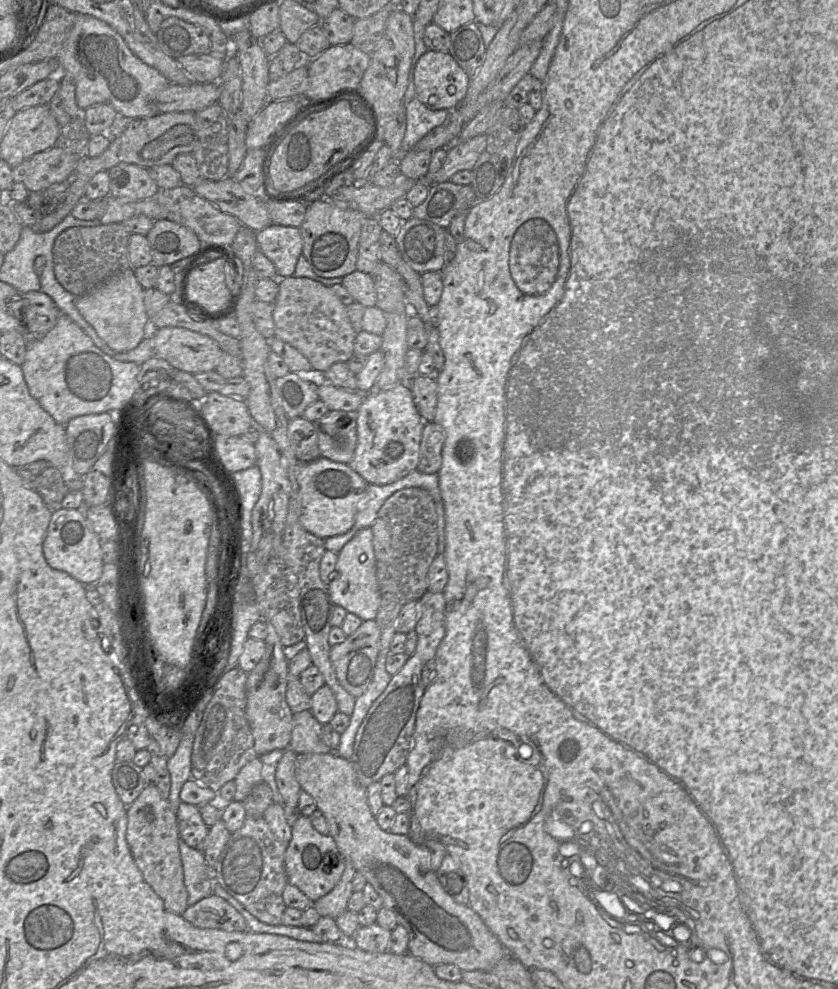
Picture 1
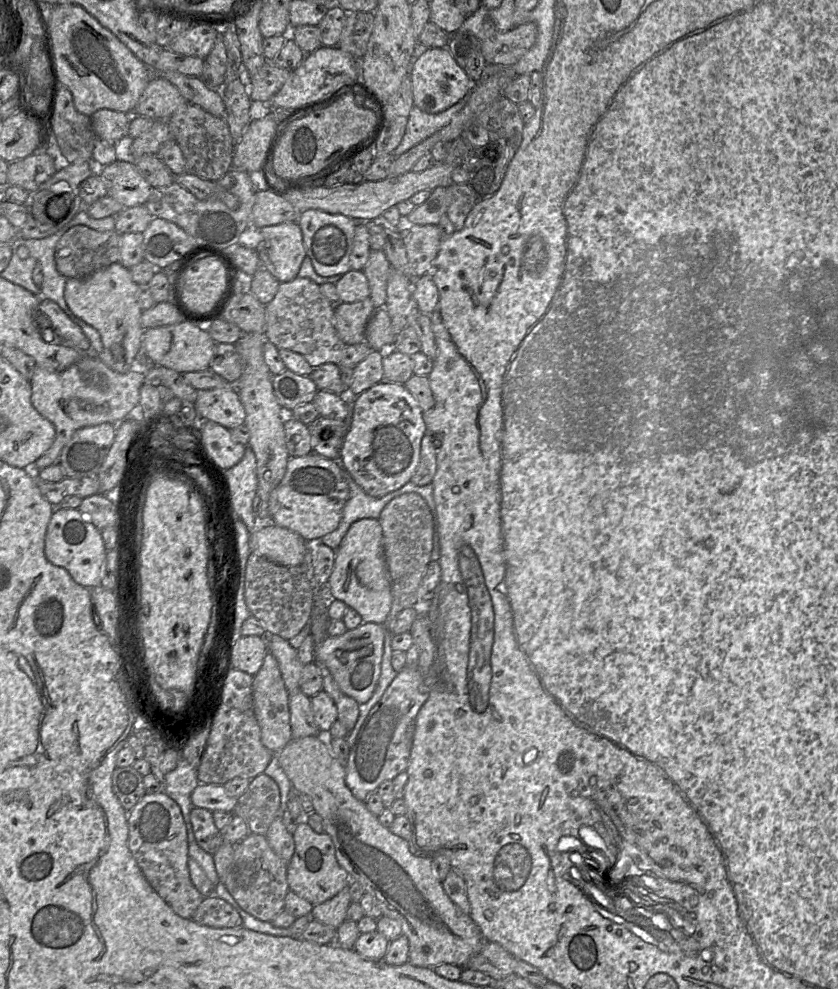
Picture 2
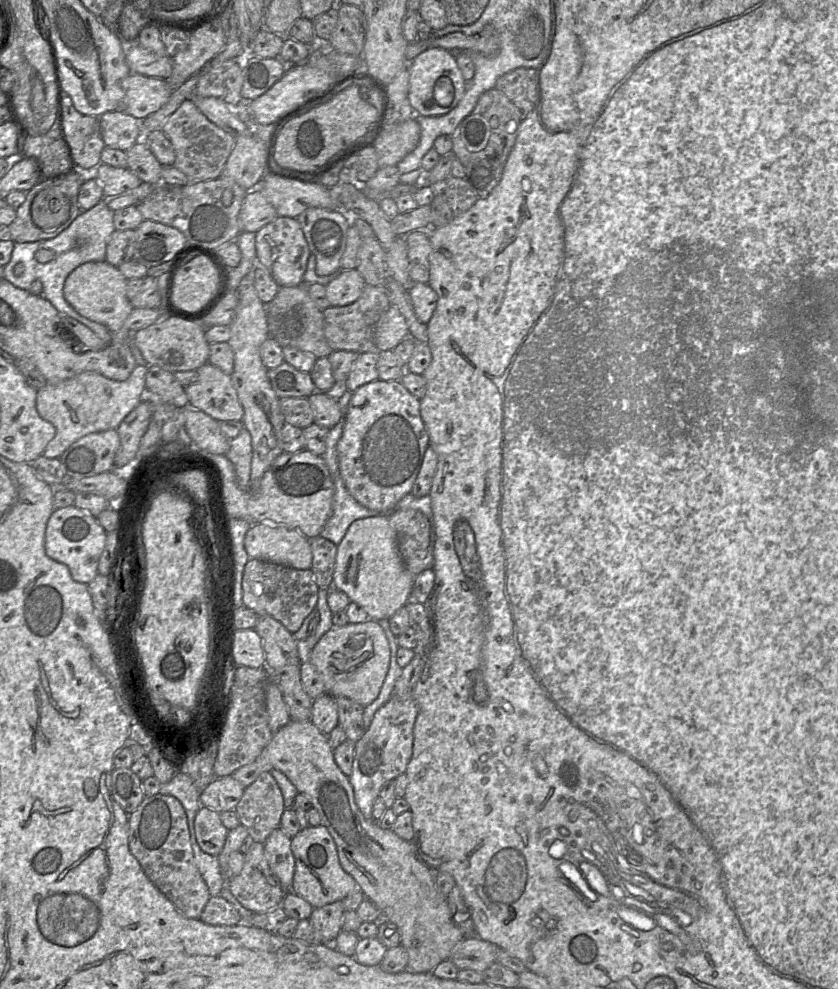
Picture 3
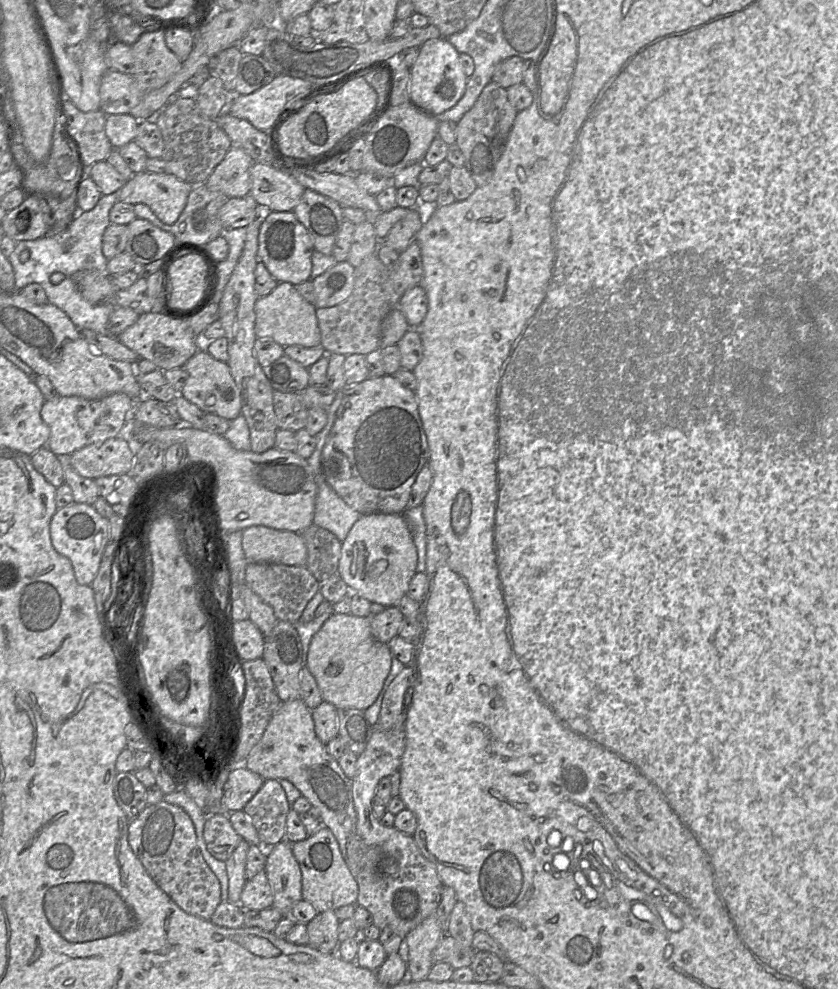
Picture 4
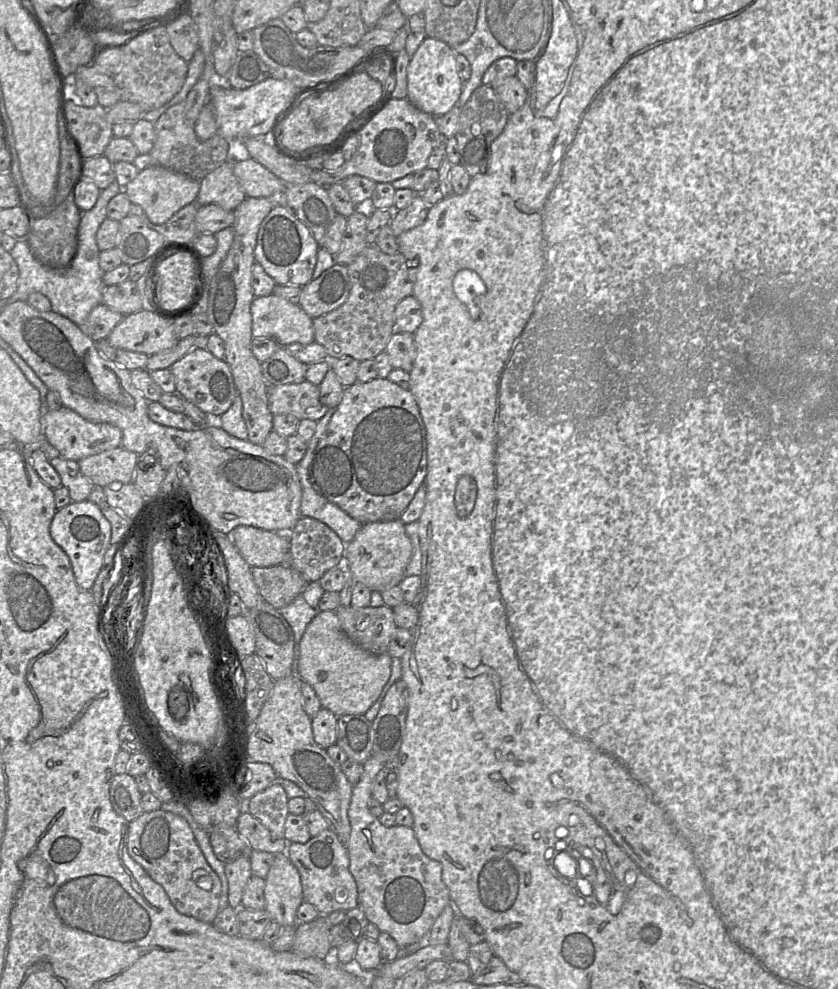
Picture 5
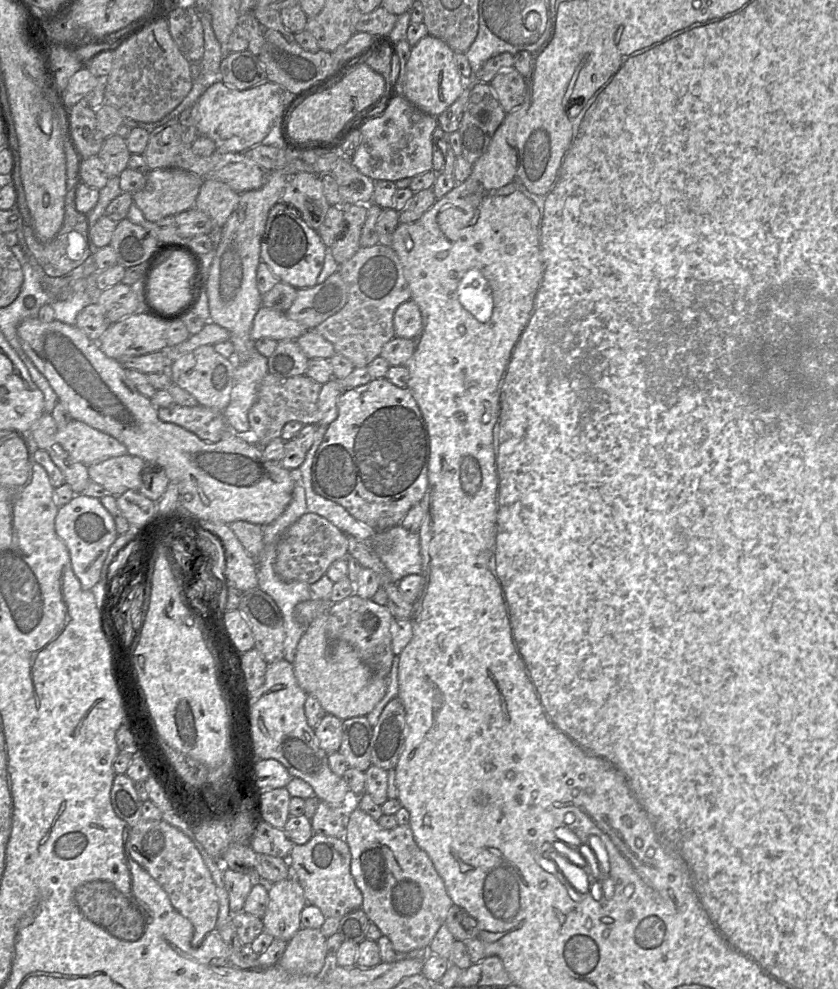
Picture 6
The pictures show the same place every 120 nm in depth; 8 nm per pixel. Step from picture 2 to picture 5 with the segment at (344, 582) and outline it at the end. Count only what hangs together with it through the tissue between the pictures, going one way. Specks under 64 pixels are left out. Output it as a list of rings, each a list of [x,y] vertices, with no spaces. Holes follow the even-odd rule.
[[[400,519],[369,522],[361,525],[354,539],[346,545],[345,566],[356,582],[361,582],[372,591],[382,591],[398,586],[406,575],[413,546],[405,524]]]

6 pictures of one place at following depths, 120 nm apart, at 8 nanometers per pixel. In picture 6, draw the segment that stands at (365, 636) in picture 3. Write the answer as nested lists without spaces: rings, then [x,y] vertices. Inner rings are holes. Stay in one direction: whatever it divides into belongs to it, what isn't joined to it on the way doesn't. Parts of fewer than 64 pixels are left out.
[[[327,612],[314,619],[302,635],[292,662],[299,686],[308,696],[314,696],[326,714],[340,720],[366,716],[383,698],[388,677],[379,677],[346,643],[332,643],[327,637]]]

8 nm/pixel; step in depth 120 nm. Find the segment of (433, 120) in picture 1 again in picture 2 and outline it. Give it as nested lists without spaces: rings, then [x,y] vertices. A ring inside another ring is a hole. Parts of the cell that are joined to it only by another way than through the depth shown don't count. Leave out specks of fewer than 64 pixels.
[[[463,98],[450,108],[437,114],[423,112],[421,109],[414,106],[408,117],[404,136],[399,145],[393,151],[394,156],[398,157],[402,155],[438,130],[448,125],[454,115],[456,115],[465,106],[465,104],[466,98]]]

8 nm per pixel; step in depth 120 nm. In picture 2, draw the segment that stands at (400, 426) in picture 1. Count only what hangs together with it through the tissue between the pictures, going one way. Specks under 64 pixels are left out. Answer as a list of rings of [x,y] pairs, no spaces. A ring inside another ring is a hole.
[[[383,381],[353,398],[349,429],[340,450],[340,464],[366,494],[380,498],[409,481],[416,472],[421,454],[421,441],[427,433],[423,411],[404,384]]]

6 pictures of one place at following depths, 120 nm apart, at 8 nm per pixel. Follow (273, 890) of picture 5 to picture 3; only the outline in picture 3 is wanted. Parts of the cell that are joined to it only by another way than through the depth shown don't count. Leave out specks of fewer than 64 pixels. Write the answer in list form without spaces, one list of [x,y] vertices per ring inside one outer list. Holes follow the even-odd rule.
[[[279,827],[272,831],[264,843],[269,867],[286,892],[291,891],[295,872],[295,858],[291,849],[291,839]]]

